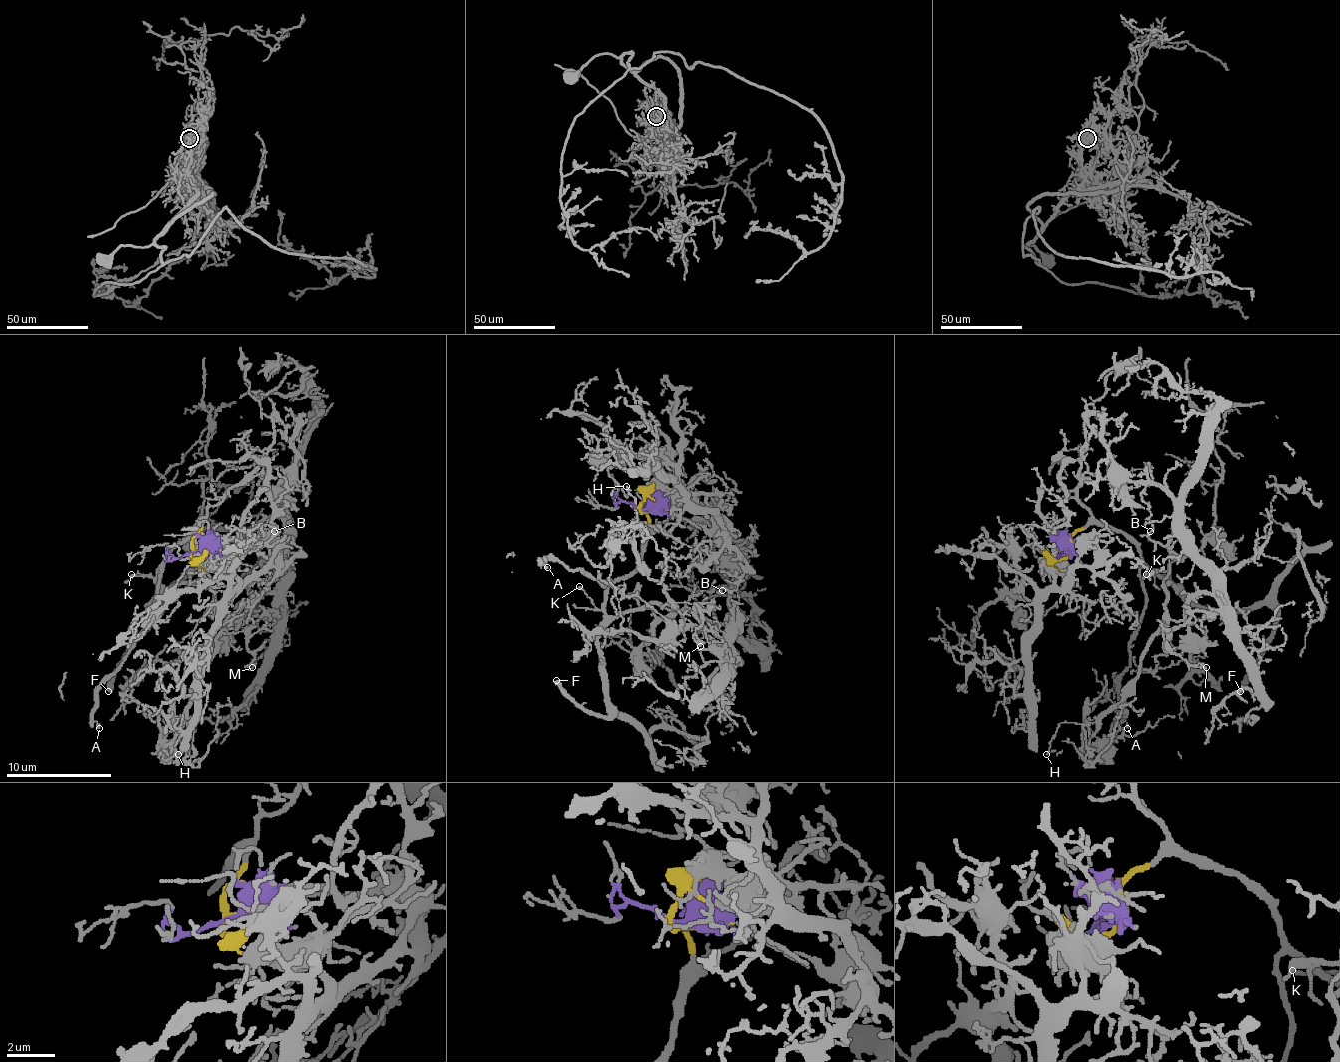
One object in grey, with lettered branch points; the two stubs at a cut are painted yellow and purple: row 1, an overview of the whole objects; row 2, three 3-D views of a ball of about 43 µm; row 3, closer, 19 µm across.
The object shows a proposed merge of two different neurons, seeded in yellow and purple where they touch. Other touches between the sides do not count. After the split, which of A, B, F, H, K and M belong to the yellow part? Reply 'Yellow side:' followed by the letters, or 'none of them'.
Yellow side: A, F, H, K

